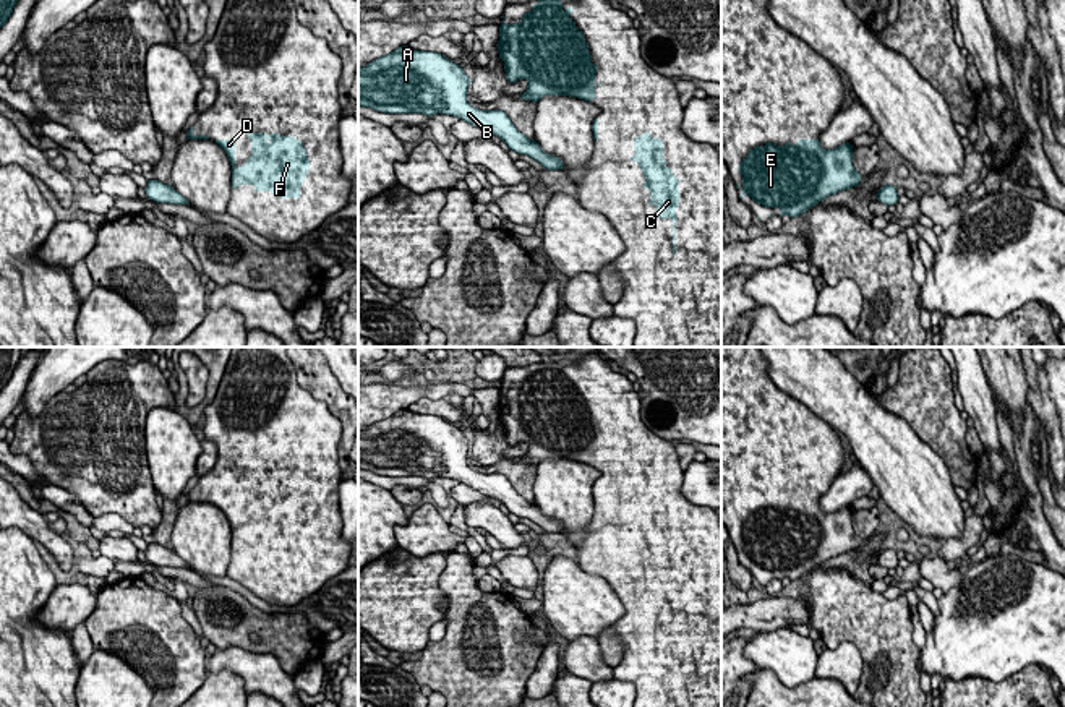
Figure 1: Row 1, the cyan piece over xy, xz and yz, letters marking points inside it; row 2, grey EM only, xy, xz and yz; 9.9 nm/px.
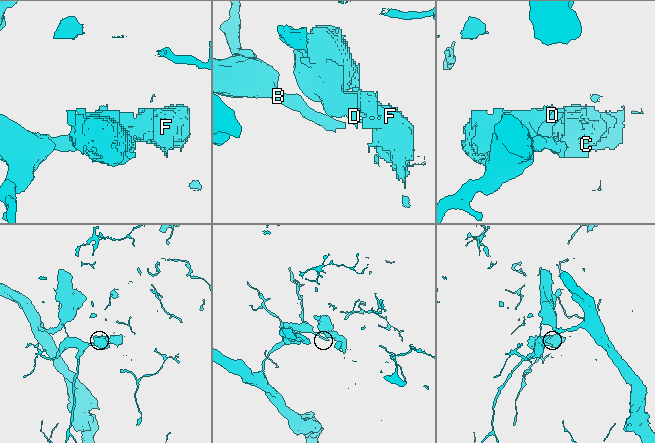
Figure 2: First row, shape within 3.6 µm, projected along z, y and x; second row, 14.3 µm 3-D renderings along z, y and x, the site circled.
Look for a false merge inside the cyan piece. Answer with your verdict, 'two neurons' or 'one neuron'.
two neurons

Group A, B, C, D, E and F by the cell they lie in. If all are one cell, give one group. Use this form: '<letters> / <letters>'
A B / C D E F

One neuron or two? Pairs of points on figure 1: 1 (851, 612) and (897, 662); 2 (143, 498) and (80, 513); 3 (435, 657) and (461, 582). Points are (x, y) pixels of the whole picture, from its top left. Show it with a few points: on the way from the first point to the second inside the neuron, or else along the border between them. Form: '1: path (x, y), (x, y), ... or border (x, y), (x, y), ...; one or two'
1: path (864, 625), (887, 649); one
2: border (57, 487), (73, 493), (91, 516); two
3: path (453, 639), (461, 631), (461, 600); one

